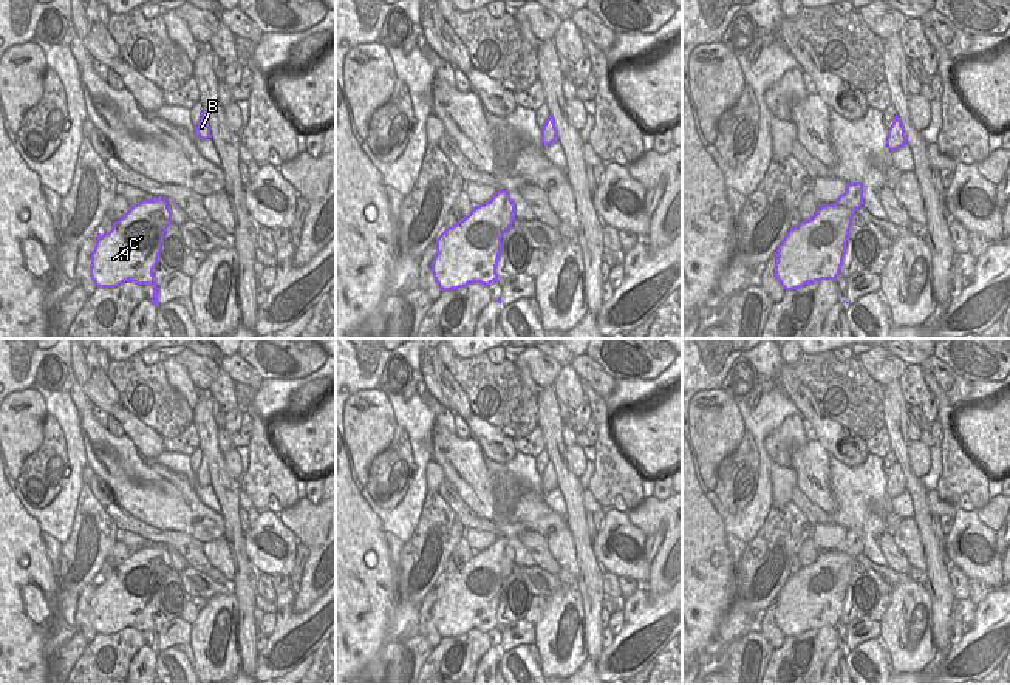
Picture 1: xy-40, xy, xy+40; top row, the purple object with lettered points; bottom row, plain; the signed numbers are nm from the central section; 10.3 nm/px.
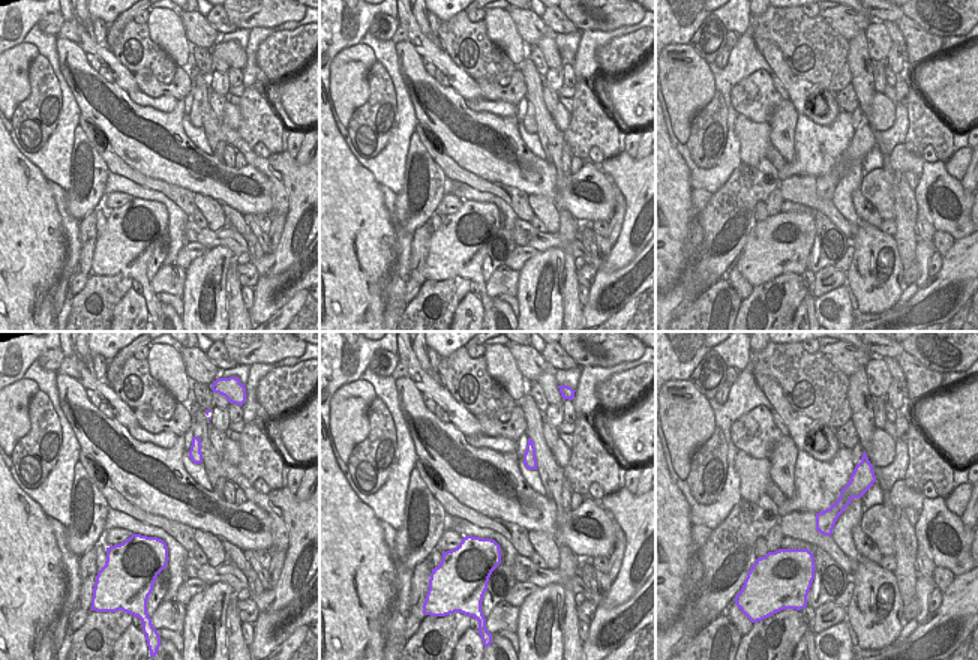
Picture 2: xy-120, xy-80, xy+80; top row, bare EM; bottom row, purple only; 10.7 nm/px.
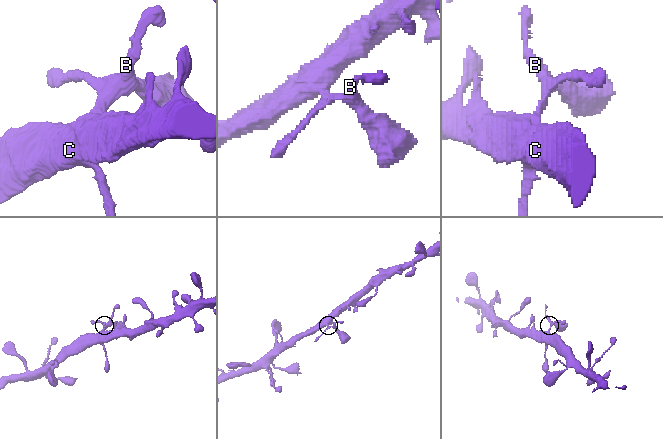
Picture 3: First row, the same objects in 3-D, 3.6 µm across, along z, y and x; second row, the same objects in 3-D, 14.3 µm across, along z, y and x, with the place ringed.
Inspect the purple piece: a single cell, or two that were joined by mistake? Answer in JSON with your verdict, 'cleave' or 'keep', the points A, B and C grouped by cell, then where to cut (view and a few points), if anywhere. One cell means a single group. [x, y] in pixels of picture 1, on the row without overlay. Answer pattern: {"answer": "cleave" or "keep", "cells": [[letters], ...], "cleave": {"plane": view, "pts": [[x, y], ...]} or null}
{"answer": "keep", "cells": [["A", "B", "C"]], "cleave": null}

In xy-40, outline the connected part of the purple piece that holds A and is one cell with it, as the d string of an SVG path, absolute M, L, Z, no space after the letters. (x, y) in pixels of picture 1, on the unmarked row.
M165 544L144 546L118 567L108 580L99 580L91 598L90 623L97 634L116 634L125 628L152 631L155 653L158 631L153 615L158 611L161 589L172 571Z

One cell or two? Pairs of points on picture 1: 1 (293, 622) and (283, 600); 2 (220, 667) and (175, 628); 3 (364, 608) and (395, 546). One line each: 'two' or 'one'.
1: one
2: two
3: two

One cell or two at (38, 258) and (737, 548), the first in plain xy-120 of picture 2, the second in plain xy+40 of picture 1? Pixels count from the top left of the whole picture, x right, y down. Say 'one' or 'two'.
two

